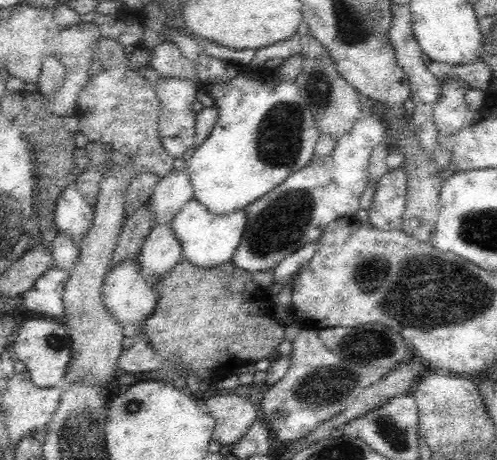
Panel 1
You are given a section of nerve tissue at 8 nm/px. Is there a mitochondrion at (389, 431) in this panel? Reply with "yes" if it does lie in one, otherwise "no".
yes

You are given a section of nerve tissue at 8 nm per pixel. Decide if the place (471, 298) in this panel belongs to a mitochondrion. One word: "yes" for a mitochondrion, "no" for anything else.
yes

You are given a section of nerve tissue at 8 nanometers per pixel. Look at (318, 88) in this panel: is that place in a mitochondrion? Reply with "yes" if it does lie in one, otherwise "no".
yes

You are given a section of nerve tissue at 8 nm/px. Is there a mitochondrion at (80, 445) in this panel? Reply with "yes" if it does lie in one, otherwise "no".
yes

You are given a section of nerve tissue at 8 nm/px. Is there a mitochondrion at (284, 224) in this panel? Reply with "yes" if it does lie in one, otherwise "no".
yes

